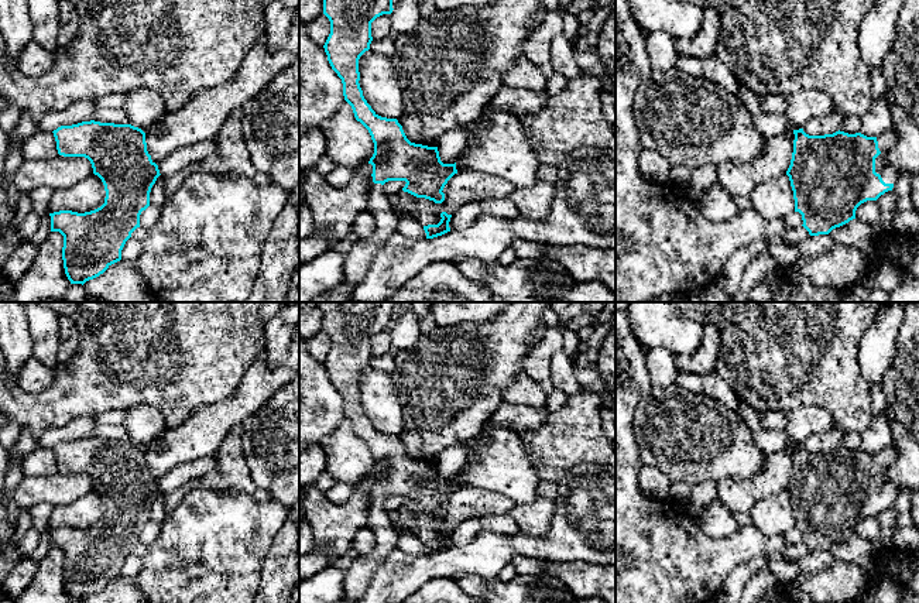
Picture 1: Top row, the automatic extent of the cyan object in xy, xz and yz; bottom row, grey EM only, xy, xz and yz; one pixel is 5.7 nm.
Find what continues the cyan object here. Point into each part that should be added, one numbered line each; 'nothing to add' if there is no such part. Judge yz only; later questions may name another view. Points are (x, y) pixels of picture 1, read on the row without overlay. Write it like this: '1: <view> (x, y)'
1: yz (887, 458)

